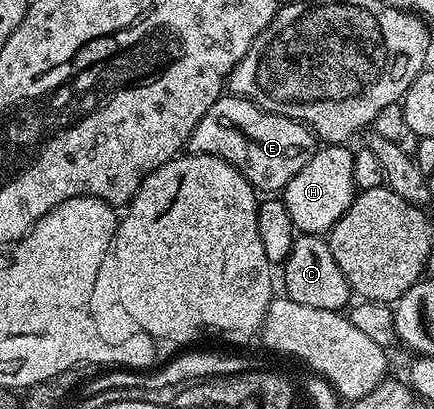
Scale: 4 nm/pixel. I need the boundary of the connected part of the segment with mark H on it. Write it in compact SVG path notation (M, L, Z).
M324 144L316 148L313 159L309 159L309 163L305 163L305 167L301 167L301 171L297 171L297 175L293 175L293 179L289 179L289 183L281 190L281 199L289 211L289 219L293 219L300 234L326 234L353 203L357 192L353 179L355 155L347 148L346 144Z

